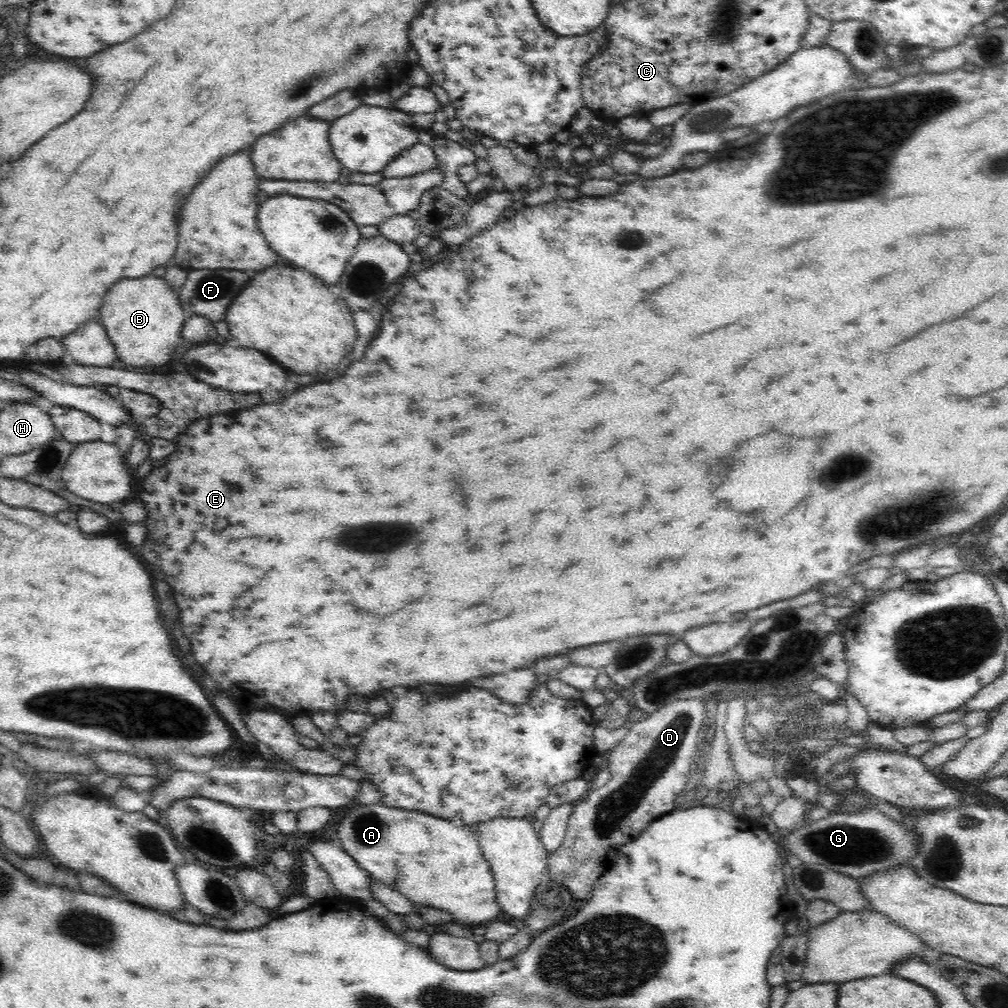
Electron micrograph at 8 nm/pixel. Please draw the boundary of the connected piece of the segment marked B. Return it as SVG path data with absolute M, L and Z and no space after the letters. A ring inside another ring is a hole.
M147 275L114 283L102 300L98 319L116 348L118 365L144 367L168 362L182 338L187 317L178 299L178 291L174 291L165 278Z

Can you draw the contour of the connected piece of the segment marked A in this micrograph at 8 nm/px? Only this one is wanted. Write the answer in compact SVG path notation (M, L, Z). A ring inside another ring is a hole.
M371 804L356 806L348 816L339 822L338 837L343 844L343 849L350 855L360 868L363 868L372 879L387 884L390 888L400 891L408 900L417 905L434 907L451 914L455 920L467 927L487 925L501 912L500 903L496 896L496 883L490 863L484 858L478 842L476 830L461 827L425 812L411 811L402 808L392 808L386 804ZM408 826L424 826L430 834L430 848L420 854L404 852L406 848L406 834L404 828Z

